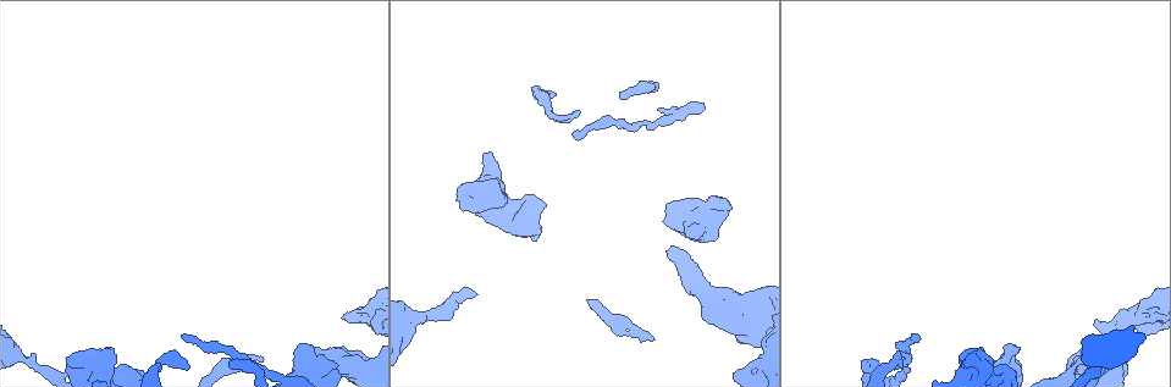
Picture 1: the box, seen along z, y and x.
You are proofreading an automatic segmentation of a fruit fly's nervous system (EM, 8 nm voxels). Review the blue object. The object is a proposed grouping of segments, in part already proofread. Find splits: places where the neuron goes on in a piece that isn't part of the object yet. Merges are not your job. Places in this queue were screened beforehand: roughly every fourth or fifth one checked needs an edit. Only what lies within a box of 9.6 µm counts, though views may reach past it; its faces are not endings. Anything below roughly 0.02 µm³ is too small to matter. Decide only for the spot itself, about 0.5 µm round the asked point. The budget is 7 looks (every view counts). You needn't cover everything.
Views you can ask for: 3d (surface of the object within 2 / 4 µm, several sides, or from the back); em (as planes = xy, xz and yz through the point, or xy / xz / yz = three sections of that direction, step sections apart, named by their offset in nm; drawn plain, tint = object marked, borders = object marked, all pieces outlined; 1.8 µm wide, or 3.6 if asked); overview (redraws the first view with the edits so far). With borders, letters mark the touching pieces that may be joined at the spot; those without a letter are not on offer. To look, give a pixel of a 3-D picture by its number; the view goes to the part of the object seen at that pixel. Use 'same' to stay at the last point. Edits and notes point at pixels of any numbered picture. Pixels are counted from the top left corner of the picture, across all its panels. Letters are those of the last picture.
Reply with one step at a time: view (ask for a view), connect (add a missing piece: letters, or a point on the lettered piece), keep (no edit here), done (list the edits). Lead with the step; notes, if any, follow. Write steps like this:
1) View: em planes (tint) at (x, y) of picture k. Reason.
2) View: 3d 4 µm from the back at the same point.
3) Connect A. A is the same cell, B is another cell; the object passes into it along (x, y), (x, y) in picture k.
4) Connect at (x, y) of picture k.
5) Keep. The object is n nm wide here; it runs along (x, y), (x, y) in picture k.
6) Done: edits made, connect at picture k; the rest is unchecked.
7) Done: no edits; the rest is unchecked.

View: 3d 4 µm at (653, 339) of picture 1. Branch stops here.

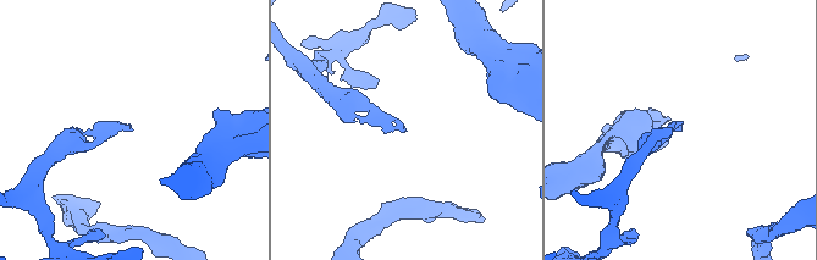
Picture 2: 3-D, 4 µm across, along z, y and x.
View: em xy step 8 (tint) at (401, 130) of picture 2. Need the tissue.

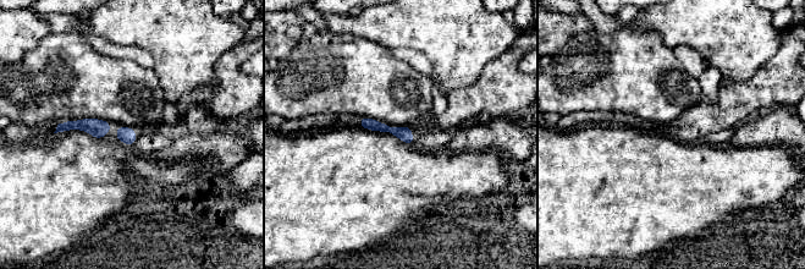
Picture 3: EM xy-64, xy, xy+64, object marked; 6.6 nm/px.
View: em planes (borders) at the same point. Another direction.

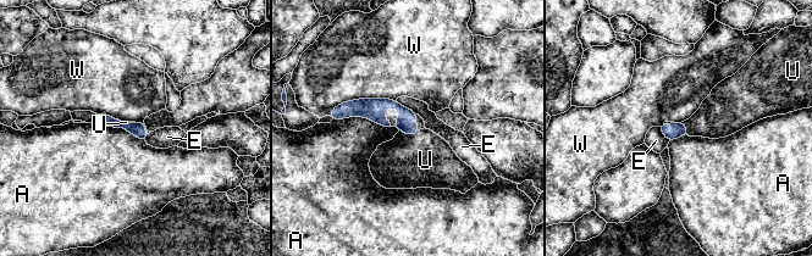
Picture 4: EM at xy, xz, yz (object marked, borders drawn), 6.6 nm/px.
Connect U. The longest contact is with W, 460 nm; U is the same cell, A, E and W are other cells; the neuron continues.

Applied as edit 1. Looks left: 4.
View: overview.

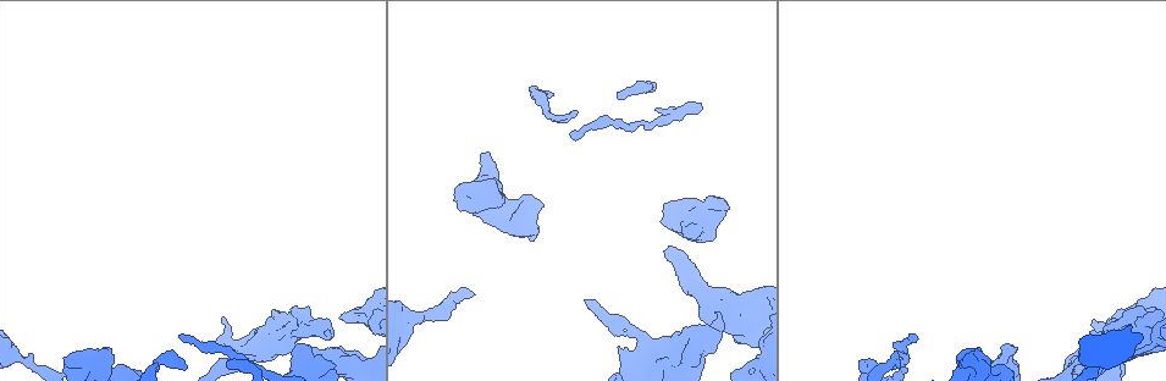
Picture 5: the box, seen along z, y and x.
View: 3d 2 µm at (980, 373) of picture 5. Sharp bend.

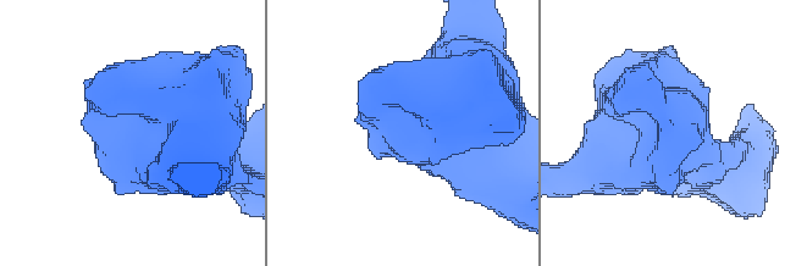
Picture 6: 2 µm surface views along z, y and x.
View: em xy step 4 (tint) at (405, 128) of picture 6.

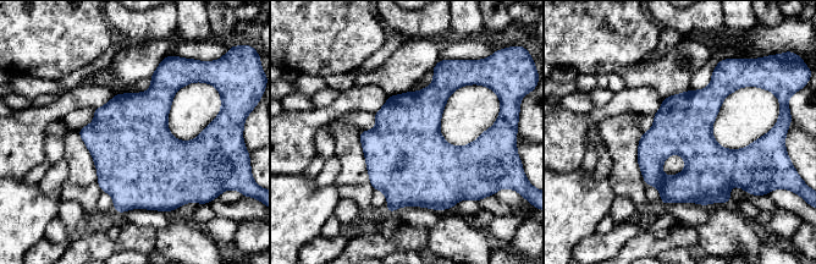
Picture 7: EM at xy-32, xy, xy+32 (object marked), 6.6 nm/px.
View: em planes (borders) at the same point.

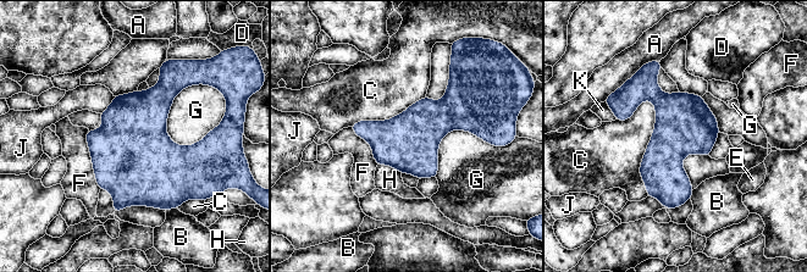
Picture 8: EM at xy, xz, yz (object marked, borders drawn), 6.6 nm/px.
Keep. A, B, C, D, E, F, G, H, J and K are other cells; a border runs along (645, 99), (647, 195) in picture 8; none of them fits.

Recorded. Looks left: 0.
Done: edits made, connect at picture 4; the rest is unchecked.

